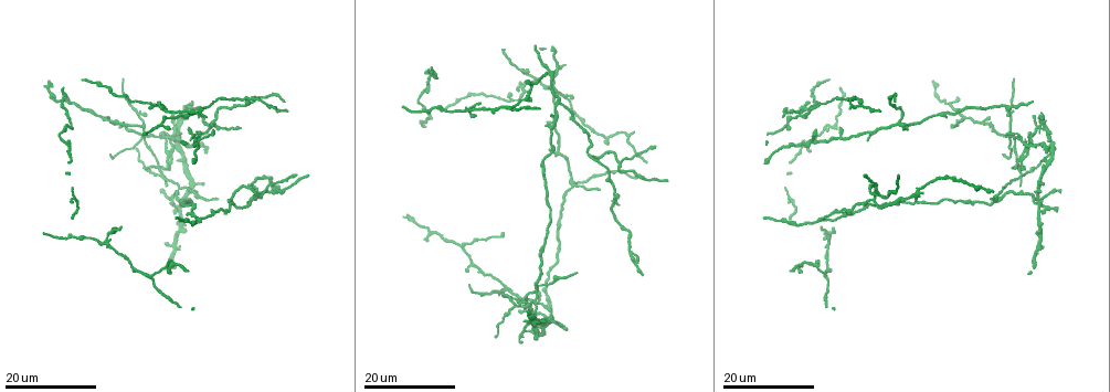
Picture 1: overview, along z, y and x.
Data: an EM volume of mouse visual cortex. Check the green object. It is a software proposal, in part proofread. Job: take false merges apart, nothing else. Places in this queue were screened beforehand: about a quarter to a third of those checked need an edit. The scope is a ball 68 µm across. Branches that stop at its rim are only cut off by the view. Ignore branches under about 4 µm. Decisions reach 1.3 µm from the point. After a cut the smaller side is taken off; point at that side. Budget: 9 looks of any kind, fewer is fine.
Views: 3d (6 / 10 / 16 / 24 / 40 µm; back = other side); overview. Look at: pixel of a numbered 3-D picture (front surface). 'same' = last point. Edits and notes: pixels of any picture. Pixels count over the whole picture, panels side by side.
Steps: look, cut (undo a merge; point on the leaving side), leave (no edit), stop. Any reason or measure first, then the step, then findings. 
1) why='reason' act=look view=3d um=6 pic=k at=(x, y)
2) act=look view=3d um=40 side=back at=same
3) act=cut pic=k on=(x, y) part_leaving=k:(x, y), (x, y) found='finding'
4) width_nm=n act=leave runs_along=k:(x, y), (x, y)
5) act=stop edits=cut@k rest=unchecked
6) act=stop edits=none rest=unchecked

why='small branch off a trunk' act=look view=3d um=24 pic=1 at=(901, 126)

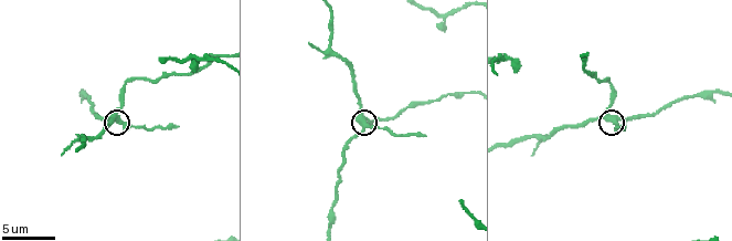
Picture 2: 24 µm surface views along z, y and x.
act=look view=3d um=6 pic=2 at=(365, 125)

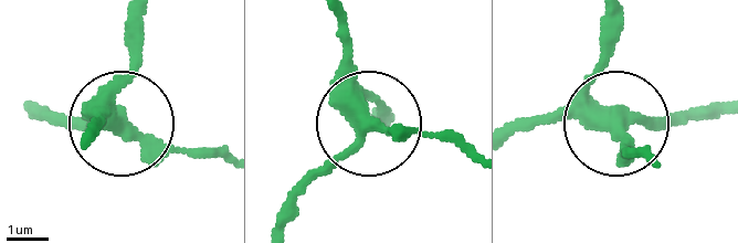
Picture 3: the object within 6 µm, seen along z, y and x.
arms=3 act=leave runs_along=3:(380, 111), (359, 94), (380, 125), (461, 133) found='one neuron here'

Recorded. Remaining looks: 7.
why='branch point' act=look view=3d um=24 pic=1 at=(170, 200)

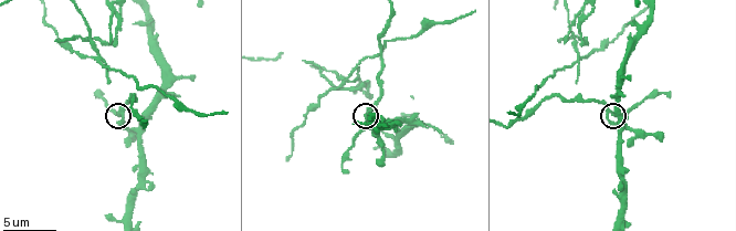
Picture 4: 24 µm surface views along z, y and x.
why='zoom in' act=look view=3d um=10 pic=4 at=(611, 115)

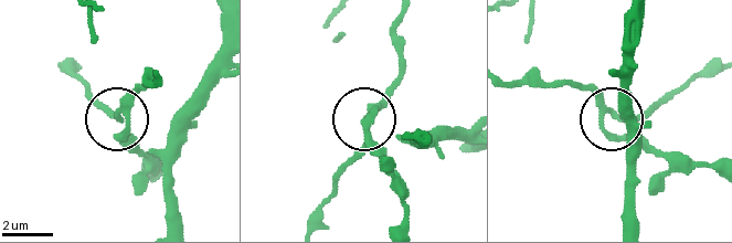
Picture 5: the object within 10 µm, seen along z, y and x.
act=look view=3d um=10 side=back pic=5 at=(119, 114)

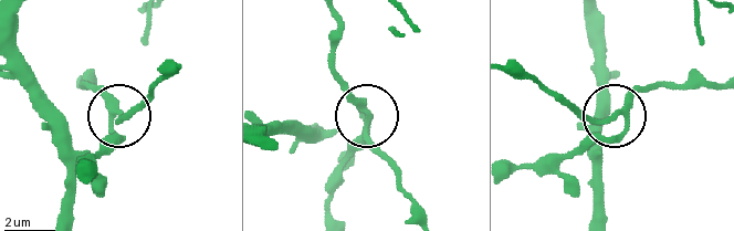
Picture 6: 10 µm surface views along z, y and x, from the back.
arms=3 act=leave runs_along=6:(16, 13), (20, 83), (79, 150), (148, 96) found='all the same neuron'

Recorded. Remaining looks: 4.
why='three arms meet' act=look view=3d um=16 pic=1 at=(588, 157)

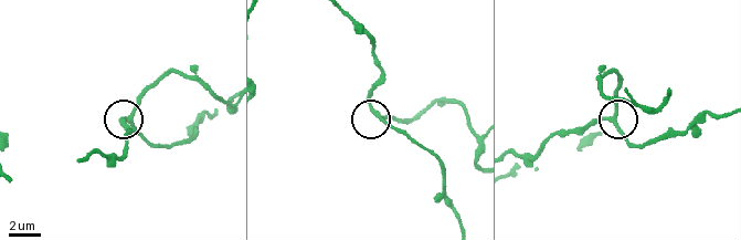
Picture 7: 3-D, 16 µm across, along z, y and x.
act=look view=3d um=6 pic=7 at=(377, 114)

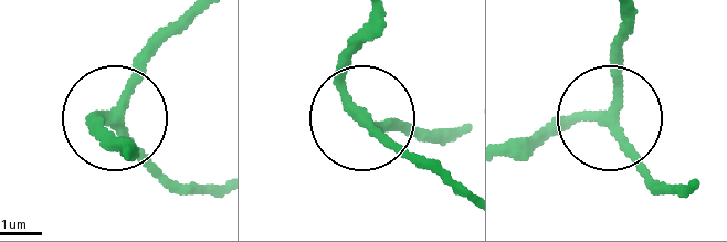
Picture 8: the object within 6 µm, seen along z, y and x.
side_arm_um=27 act=leave runs_along=8:(372, 17), (345, 101), (361, 122), (411, 122) found='all the same neuron'

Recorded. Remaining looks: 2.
why='three-way junction' act=look view=3d um=24 pic=1 at=(618, 162)

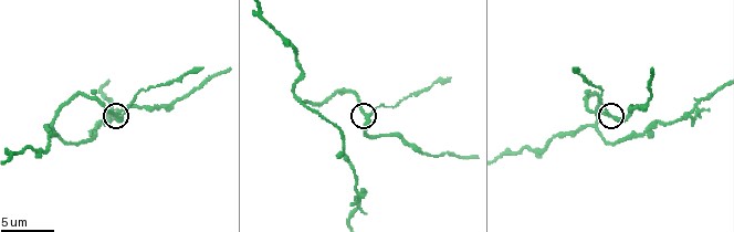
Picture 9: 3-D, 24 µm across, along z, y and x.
act=look view=3d um=6 pic=9 at=(614, 117)

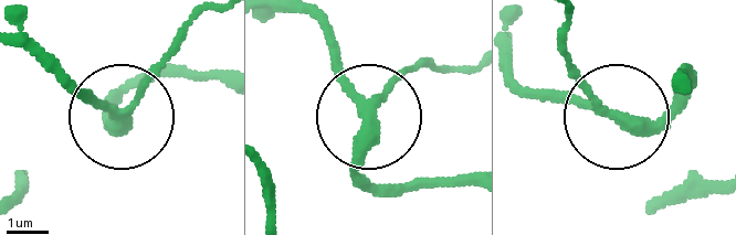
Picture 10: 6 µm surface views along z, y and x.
width_nm=230 act=leave runs_along=10:(513, 78), (611, 114), (559, 50) found='one neuron here'

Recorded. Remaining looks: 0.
act=stop edits=none rest=unchecked

